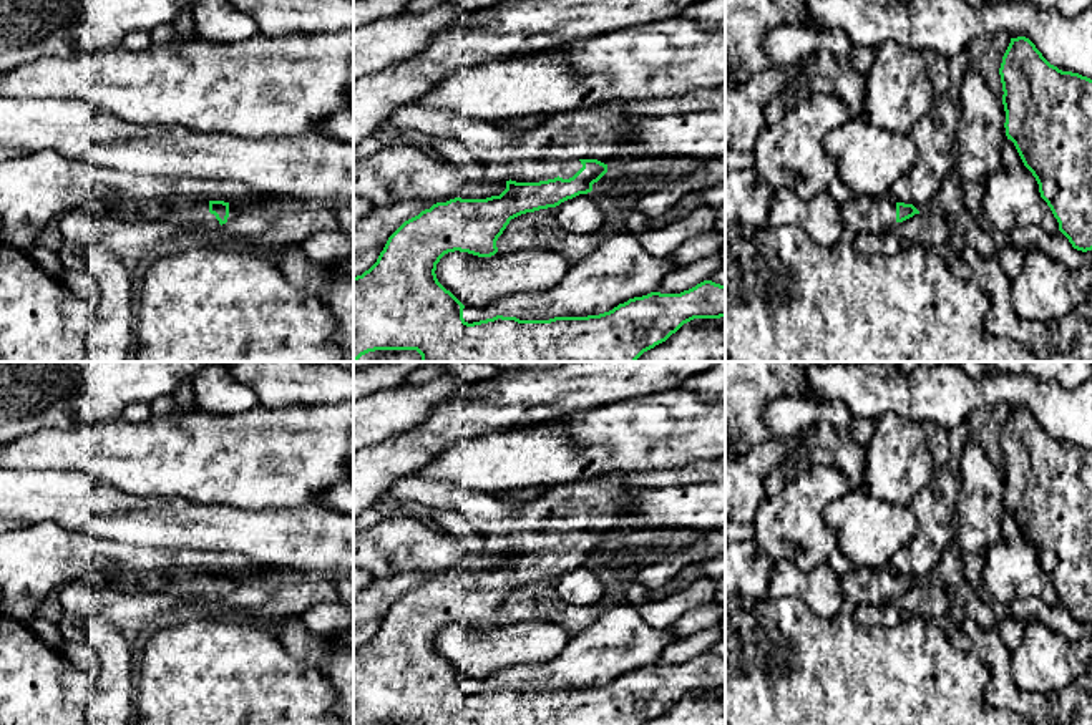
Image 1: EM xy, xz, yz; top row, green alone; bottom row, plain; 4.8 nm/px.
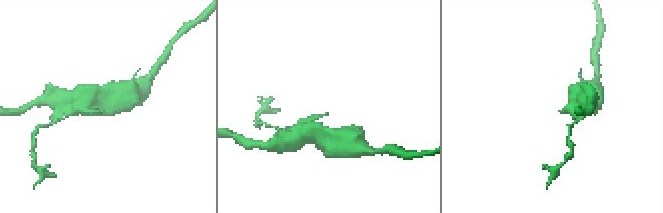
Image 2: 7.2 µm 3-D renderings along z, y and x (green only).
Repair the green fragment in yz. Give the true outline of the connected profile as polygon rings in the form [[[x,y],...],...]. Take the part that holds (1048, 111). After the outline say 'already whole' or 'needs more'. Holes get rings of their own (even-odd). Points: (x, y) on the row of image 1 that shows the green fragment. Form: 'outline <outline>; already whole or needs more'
outline [[[1011,38],[999,68],[1006,136],[1039,184],[1074,249],[1092,251],[1092,80],[1051,65],[1026,38]]]; already whole

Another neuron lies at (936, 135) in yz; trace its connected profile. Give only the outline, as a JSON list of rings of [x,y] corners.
[[[936,96],[931,111],[911,129],[918,159],[908,174],[911,204],[921,212],[933,212],[943,181],[958,169],[958,124],[961,111],[946,96]]]

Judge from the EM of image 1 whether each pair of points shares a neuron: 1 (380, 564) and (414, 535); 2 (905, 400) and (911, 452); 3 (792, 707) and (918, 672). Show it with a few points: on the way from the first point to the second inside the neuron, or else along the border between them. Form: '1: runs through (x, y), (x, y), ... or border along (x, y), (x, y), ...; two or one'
1: runs through (385, 556), (397, 544), (405, 543); one
2: border along (875, 420), (895, 412), (921, 425); two
3: runs through (823, 707), (883, 707), (887, 704); one

